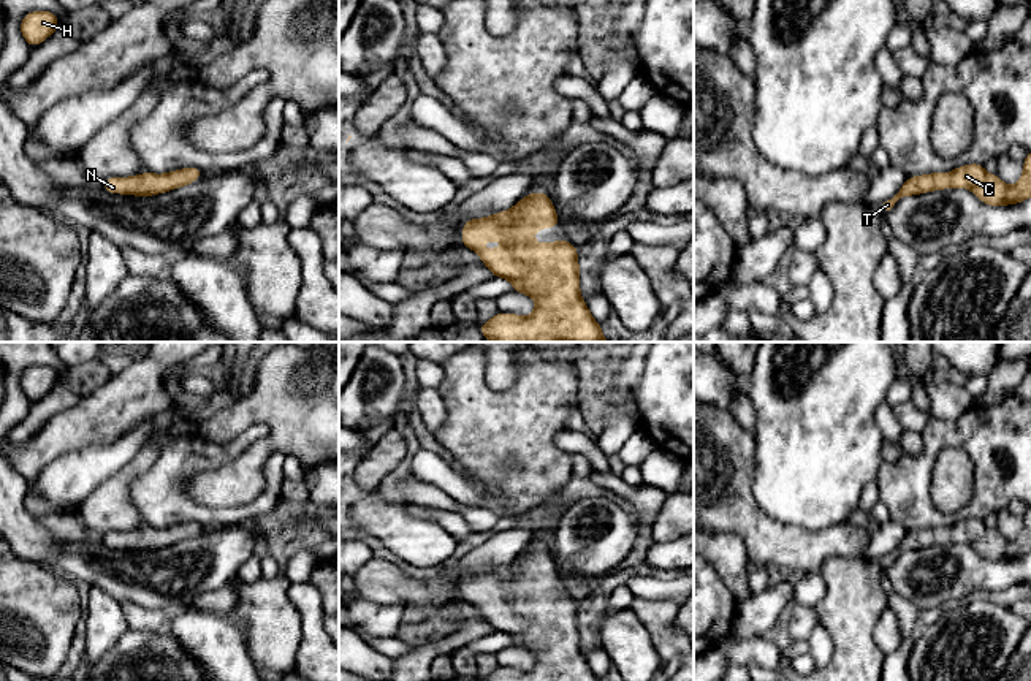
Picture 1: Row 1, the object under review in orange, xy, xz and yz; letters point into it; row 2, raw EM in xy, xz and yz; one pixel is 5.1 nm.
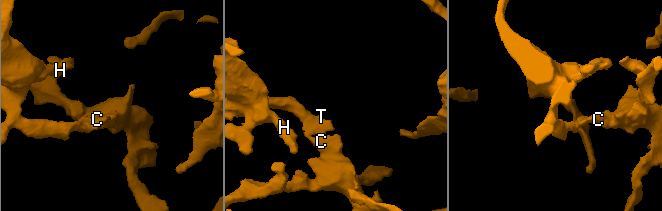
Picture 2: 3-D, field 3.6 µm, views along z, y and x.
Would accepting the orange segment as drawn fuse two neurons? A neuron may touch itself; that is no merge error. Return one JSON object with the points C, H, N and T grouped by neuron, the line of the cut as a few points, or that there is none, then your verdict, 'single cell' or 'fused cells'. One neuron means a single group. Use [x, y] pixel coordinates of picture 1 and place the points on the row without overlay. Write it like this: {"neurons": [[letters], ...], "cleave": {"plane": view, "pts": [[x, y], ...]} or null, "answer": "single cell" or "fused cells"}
{"neurons": [["C", "H", "N", "T"]], "cleave": null, "answer": "single cell"}

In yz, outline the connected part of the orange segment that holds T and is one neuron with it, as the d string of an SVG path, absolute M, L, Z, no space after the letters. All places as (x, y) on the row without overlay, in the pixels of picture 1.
M1031 507L1023 516L1023 529L1014 542L1007 542L998 529L987 529L983 519L971 518L958 521L949 529L933 527L911 531L898 548L884 557L884 565L890 565L900 553L920 550L930 545L944 545L947 542L968 542L982 557L988 561L1006 561L1023 557L1031 551Z

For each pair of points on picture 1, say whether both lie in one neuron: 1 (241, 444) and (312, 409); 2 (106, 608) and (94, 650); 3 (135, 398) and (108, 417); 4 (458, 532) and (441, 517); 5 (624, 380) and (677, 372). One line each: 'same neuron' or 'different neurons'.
1: different neurons
2: same neuron
3: same neuron
4: same neuron
5: different neurons

